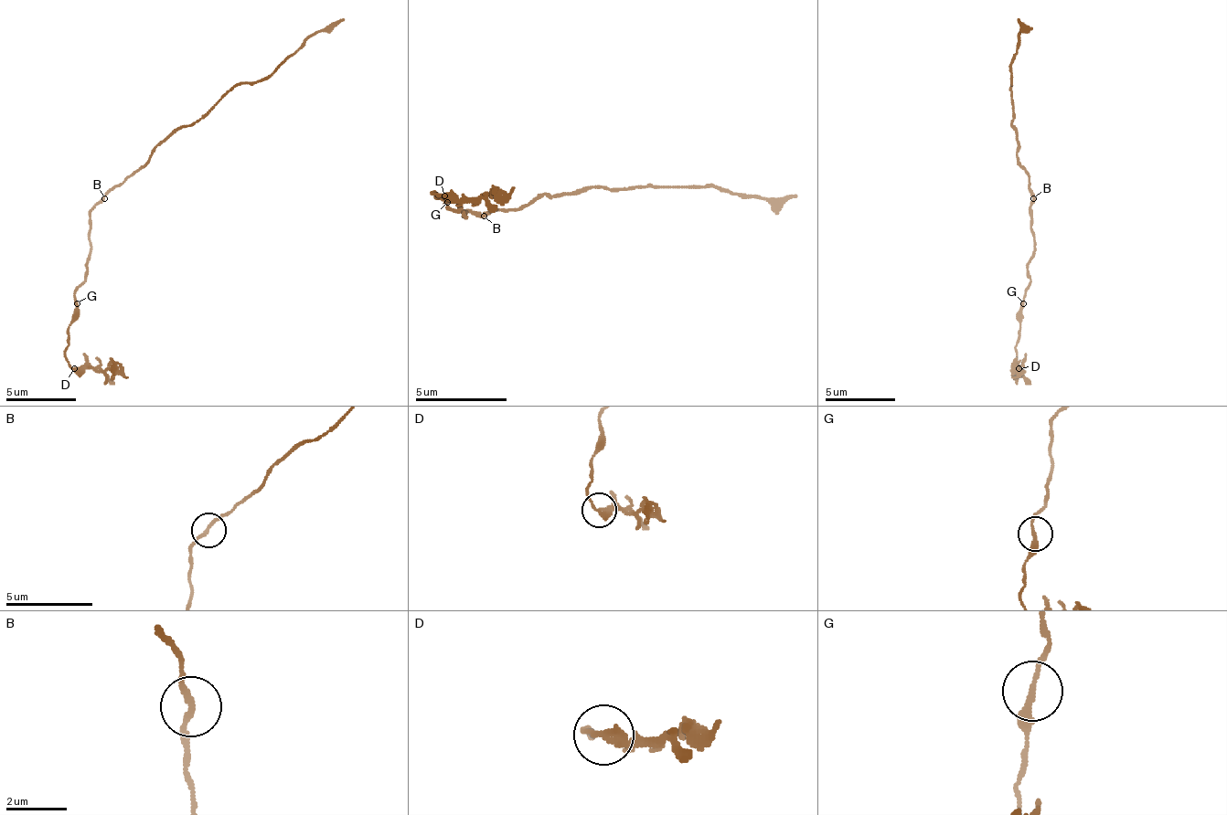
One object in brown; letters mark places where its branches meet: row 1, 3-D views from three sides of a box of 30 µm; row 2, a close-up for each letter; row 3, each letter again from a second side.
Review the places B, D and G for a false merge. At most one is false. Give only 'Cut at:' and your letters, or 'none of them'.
Cut at: D

